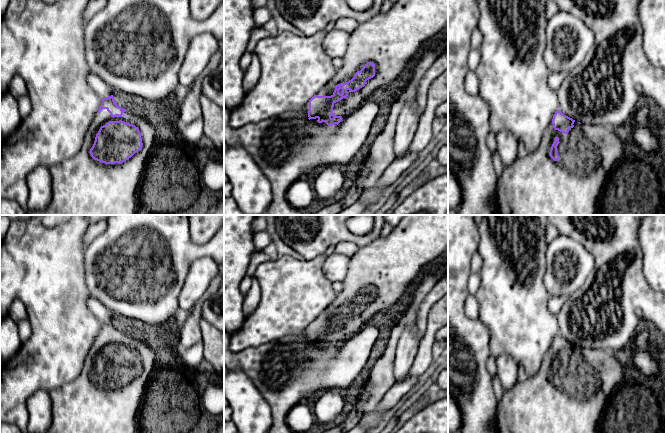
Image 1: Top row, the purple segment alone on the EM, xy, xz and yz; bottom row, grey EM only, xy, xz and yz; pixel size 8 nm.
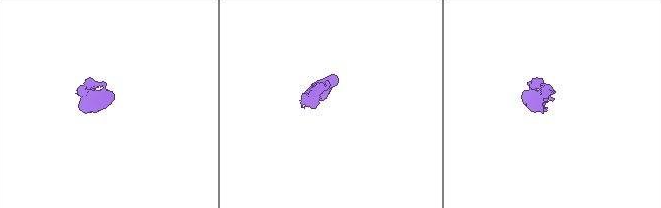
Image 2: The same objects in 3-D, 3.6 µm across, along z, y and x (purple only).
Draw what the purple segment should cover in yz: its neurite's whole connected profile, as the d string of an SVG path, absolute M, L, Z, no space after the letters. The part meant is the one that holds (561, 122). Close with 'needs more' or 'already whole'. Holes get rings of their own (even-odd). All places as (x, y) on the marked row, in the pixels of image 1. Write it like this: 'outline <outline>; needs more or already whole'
outline M558 110L538 148L525 157L518 156L512 165L503 168L494 198L496 215L600 215L599 201L604 184L624 155L623 142L614 128L598 123L581 124Z; needs more

